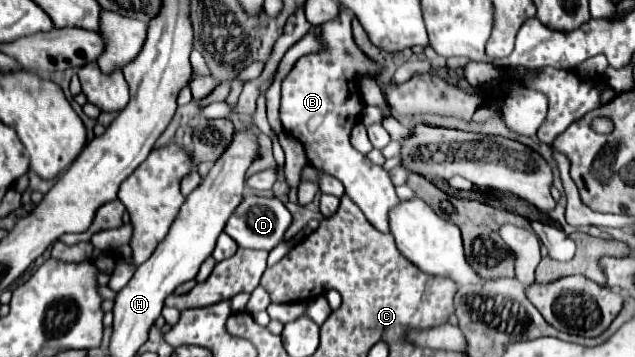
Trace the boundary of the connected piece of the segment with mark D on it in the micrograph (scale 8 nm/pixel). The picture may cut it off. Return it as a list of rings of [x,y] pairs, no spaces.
[[[246,196],[240,206],[234,210],[234,214],[230,216],[224,232],[236,240],[238,246],[242,248],[256,248],[256,250],[272,250],[274,246],[278,246],[284,240],[284,232],[288,230],[292,222],[290,212],[286,210],[286,206],[274,196],[274,198],[266,198],[266,196]]]

